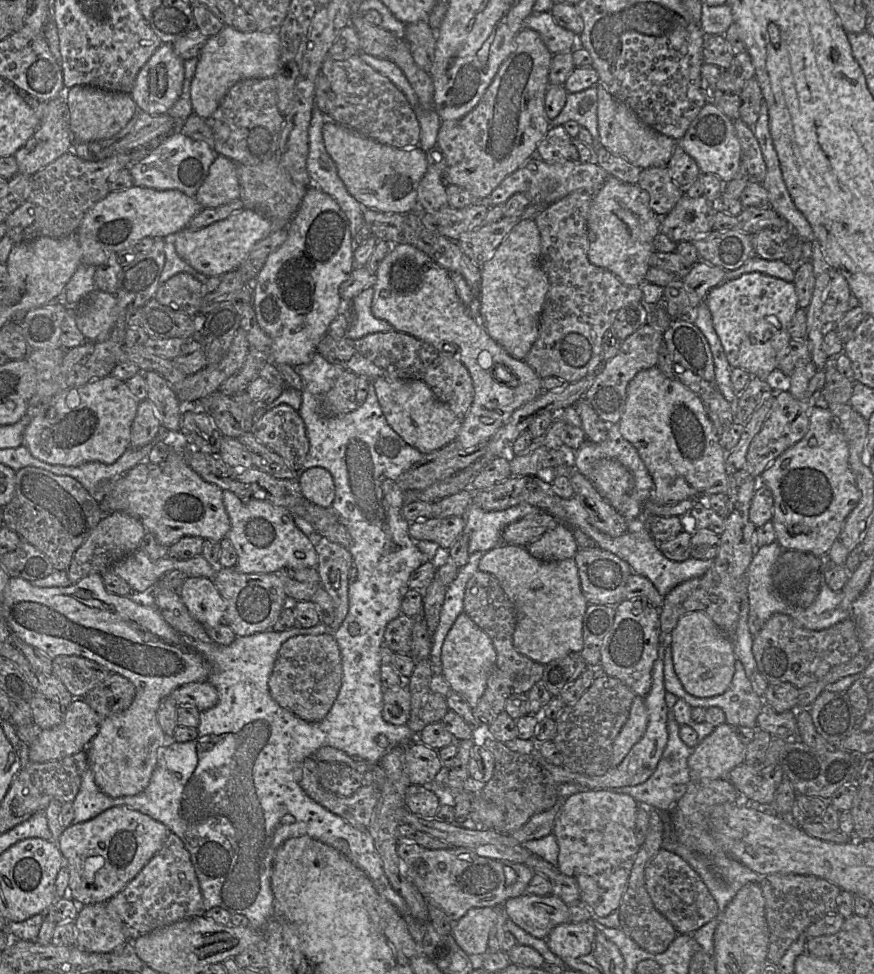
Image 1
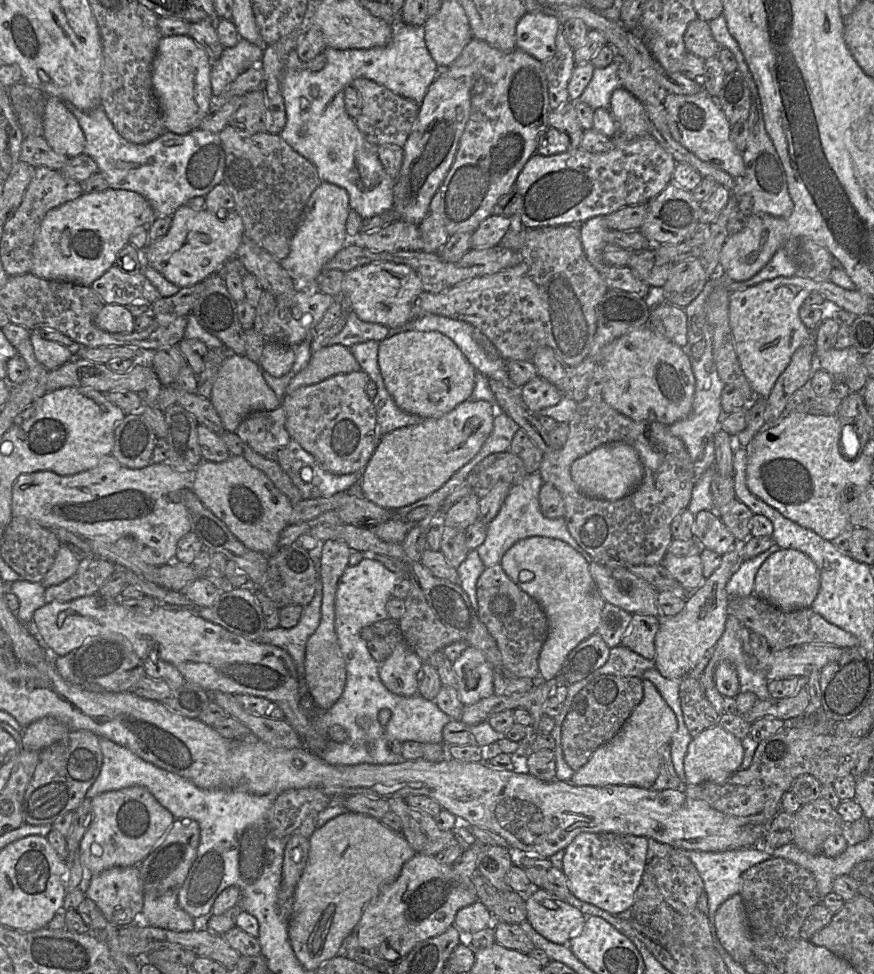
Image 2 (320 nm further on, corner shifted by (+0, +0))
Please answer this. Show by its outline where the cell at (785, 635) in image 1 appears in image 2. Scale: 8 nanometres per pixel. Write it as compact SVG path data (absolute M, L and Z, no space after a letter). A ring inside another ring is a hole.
M752 594L747 597L729 598L729 614L738 618L750 631L764 636L770 650L783 650L800 644L828 644L840 648L858 647L858 639L854 635L829 623L812 608L783 611Z

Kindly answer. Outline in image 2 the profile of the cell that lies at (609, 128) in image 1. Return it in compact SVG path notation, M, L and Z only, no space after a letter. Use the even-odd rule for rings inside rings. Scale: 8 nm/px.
M621 87L613 92L609 111L619 126L618 136L627 140L650 136L649 119L643 103L626 89Z

